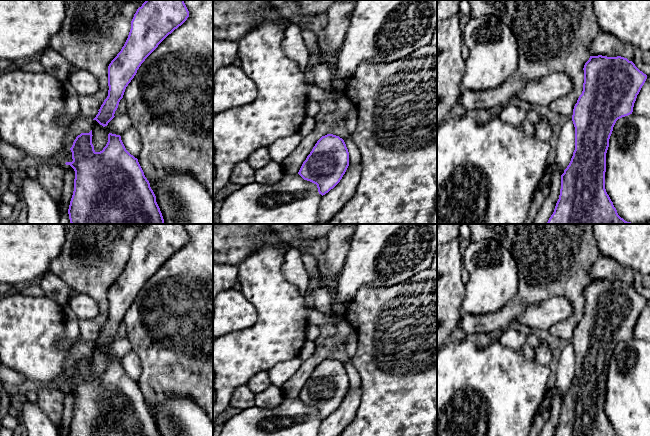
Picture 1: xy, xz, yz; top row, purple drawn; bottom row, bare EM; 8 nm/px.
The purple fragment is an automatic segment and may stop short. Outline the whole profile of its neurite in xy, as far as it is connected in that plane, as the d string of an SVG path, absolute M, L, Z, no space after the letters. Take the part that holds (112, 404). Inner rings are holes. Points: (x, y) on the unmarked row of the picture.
M92 354L78 359L70 372L73 385L65 387L75 395L74 415L68 436L161 436L138 383L126 374L121 360L109 357L108 366L100 376L94 374L92 360Z

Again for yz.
M590 280L584 289L583 315L573 333L575 374L564 397L554 436L617 436L605 413L606 377L616 345L632 338L647 299L627 282Z

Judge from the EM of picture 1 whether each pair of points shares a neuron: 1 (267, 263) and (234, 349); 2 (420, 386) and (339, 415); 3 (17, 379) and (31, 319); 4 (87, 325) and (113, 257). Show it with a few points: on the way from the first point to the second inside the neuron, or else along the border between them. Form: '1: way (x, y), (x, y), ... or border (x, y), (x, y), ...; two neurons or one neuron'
1: way (267, 286), (267, 321), (257, 331); one neuron
2: border (361, 387), (358, 410), (347, 425); two neurons
3: border (10, 368), (18, 371), (26, 380); two neurons
4: way (102, 313), (102, 275); one neuron

